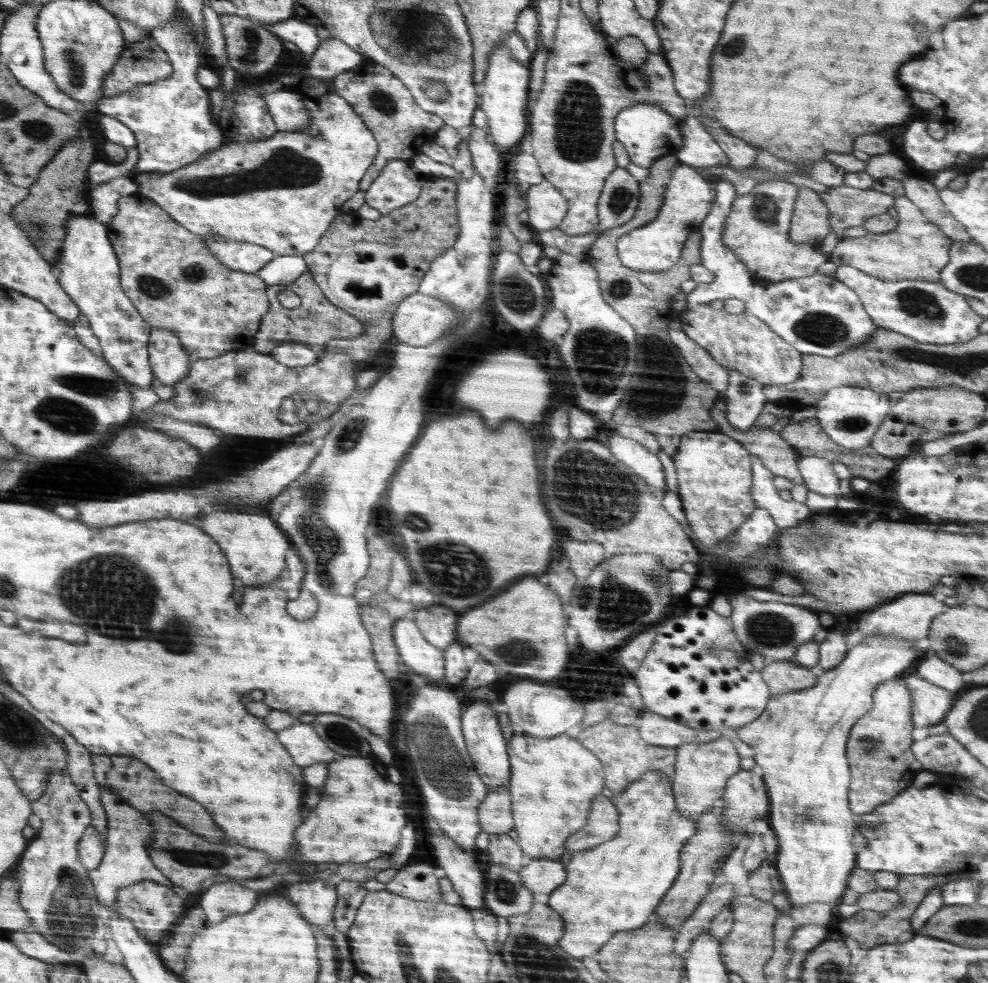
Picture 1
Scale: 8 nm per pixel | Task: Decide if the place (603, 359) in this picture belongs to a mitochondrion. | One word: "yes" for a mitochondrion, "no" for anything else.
yes

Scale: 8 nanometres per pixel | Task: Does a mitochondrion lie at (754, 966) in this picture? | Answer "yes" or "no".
no

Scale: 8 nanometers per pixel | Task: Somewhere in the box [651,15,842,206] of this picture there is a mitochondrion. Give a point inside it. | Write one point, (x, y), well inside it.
(729, 49)

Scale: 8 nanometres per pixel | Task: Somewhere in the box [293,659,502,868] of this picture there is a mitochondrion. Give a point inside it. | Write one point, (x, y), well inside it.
(433, 743)

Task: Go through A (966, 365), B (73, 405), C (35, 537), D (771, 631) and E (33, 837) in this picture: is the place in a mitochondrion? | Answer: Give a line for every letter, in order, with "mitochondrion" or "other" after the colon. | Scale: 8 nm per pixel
A: mitochondrion
B: mitochondrion
C: other
D: mitochondrion
E: other

